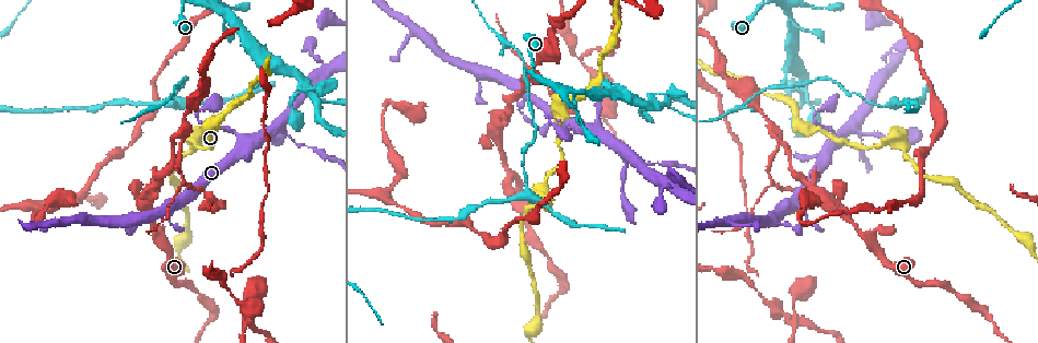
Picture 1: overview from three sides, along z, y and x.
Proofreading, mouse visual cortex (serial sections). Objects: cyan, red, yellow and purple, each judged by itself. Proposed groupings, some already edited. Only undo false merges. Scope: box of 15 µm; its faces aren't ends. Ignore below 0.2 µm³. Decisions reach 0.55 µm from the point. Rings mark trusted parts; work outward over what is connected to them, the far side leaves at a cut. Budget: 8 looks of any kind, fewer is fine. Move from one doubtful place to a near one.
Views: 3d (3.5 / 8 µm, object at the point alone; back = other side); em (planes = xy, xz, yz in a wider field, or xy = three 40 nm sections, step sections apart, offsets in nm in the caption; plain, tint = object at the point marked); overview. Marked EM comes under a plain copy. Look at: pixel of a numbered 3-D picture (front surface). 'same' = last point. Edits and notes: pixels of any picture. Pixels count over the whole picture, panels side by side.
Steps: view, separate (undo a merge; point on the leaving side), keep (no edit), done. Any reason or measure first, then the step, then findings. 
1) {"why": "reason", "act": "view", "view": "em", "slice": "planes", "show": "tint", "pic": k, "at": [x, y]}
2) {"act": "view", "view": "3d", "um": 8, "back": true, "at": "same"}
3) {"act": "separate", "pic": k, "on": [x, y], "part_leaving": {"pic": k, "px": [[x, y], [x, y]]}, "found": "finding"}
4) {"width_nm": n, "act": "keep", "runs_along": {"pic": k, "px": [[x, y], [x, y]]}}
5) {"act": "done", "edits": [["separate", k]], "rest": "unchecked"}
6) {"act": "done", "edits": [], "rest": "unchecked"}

{"why": "sharp bend", "act": "view", "view": "em", "slice": "planes", "show": "tint", "pic": 1, "at": [528, 76]}

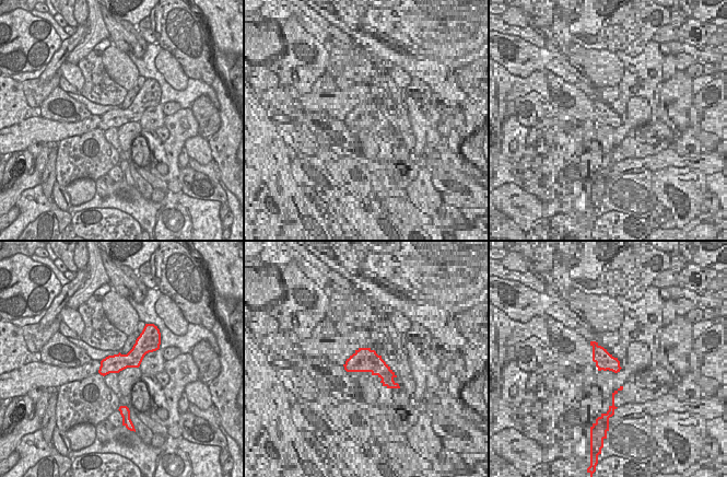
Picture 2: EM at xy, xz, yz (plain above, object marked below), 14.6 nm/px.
{"why": "wider look", "act": "view", "view": "3d", "um": 3.5, "at": "same"}

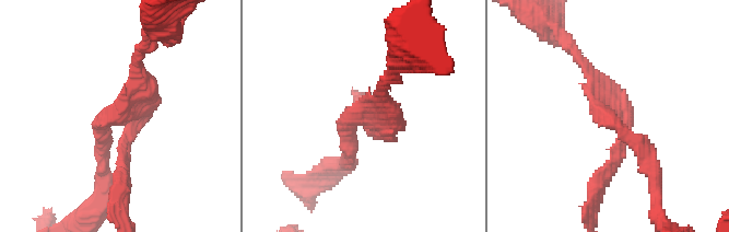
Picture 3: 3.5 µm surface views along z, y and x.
{"arm_widths_nm": [150, 200, 200], "act": "keep", "found": "all the same cell"}

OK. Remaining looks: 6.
{"why": "sharp bend", "act": "view", "view": "3d", "um": 3.5, "back": true, "pic": 1, "at": [205, 192]}

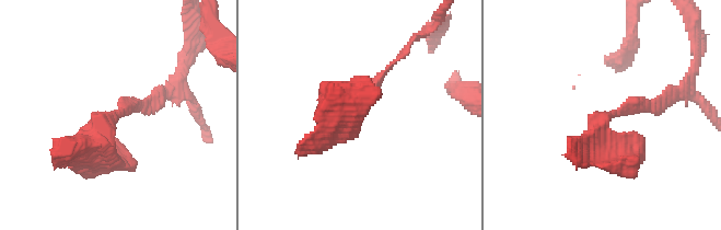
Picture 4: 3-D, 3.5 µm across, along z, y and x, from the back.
{"why": "shape alone is not enough", "act": "view", "view": "em", "slice": "planes", "show": "tint", "pic": 4, "at": [112, 113]}

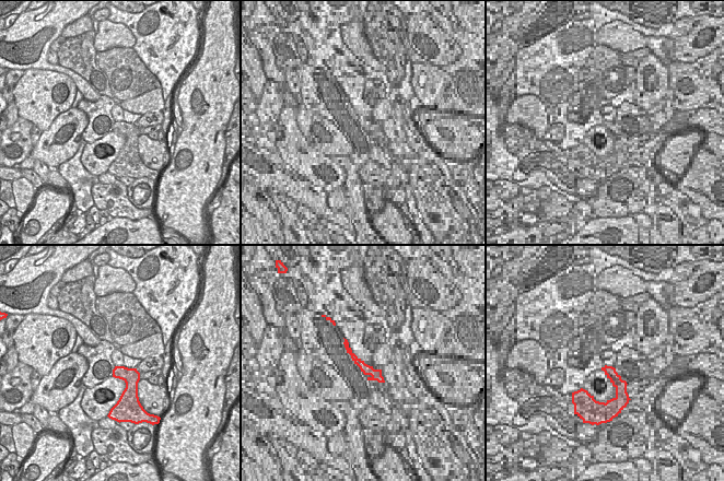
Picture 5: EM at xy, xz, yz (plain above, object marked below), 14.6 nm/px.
{"act": "keep", "runs_along": {"pic": 4, "px": [[157, 96], [100, 123], [100, 160]]}, "found": "all the same cell"}

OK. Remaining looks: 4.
{"why": "narrows sharply", "act": "view", "view": "3d", "um": 8, "pic": 1, "at": [860, 138]}

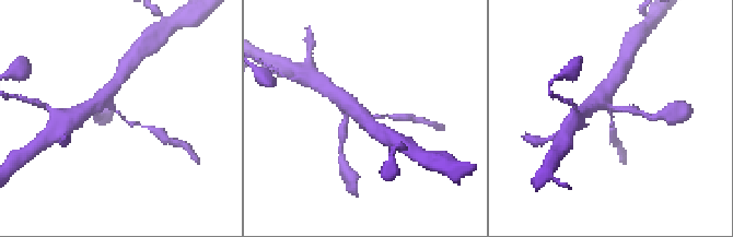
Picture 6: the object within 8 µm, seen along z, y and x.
{"arm_widths_nm": [100, 350], "why": "need the tissue", "act": "view", "view": "em", "slice": "xy", "step": 2, "show": "tint", "pic": 6, "at": [612, 117]}

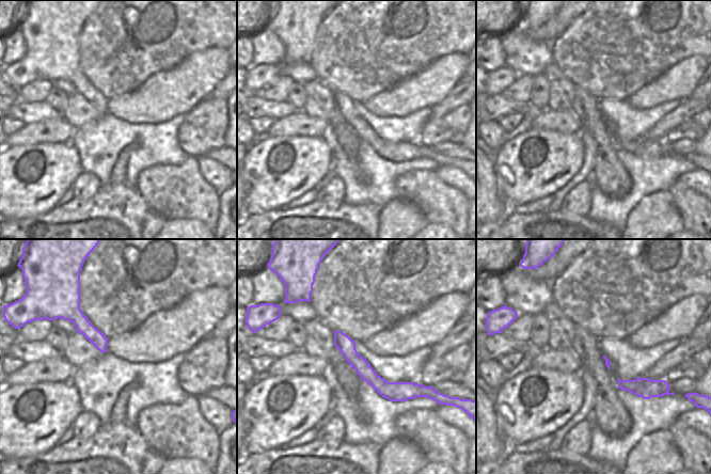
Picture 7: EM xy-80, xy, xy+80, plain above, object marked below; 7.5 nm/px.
{"width_nm": 140, "act": "keep", "runs_along": {"pic": 6, "px": [[104, 96], [130, 123], [152, 129]]}, "found": "continuous, no second cell"}

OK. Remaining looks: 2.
{"act": "done", "edits": [], "rest": "unchecked"}

